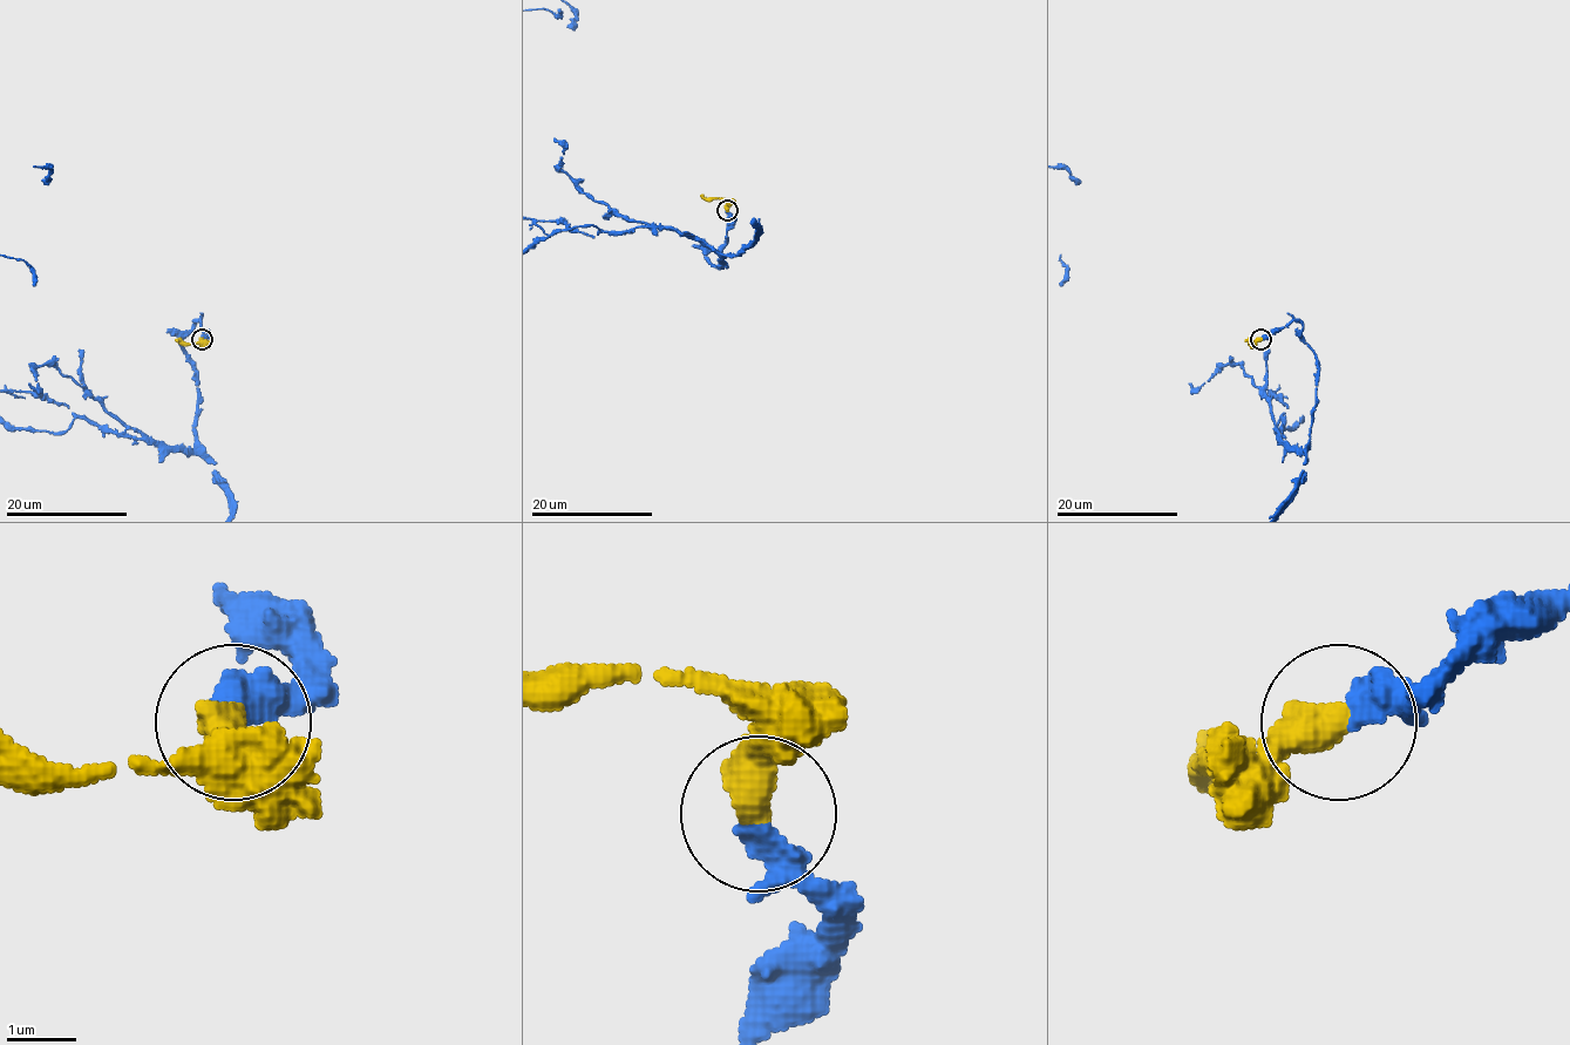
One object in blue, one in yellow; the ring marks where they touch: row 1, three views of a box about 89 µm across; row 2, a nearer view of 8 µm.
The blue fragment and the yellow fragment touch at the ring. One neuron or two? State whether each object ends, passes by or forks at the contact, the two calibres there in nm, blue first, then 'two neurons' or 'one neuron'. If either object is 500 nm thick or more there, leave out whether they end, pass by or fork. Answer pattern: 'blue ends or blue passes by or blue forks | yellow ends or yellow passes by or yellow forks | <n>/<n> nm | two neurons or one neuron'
340/600 nm | one neuron

